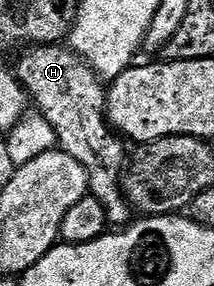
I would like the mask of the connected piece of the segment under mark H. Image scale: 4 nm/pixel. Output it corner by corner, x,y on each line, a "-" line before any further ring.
31,45
28,51
19,59
17,74
20,83
27,88
28,96
33,100
38,110
49,121
55,131
58,150
65,152
87,170
87,186
90,194
99,199
107,214
107,223
112,228
122,229
132,222
133,208
124,194
121,182
121,172
125,167
126,151
124,140
113,133
113,128
107,121
107,87
104,80
96,75
95,70
67,45

